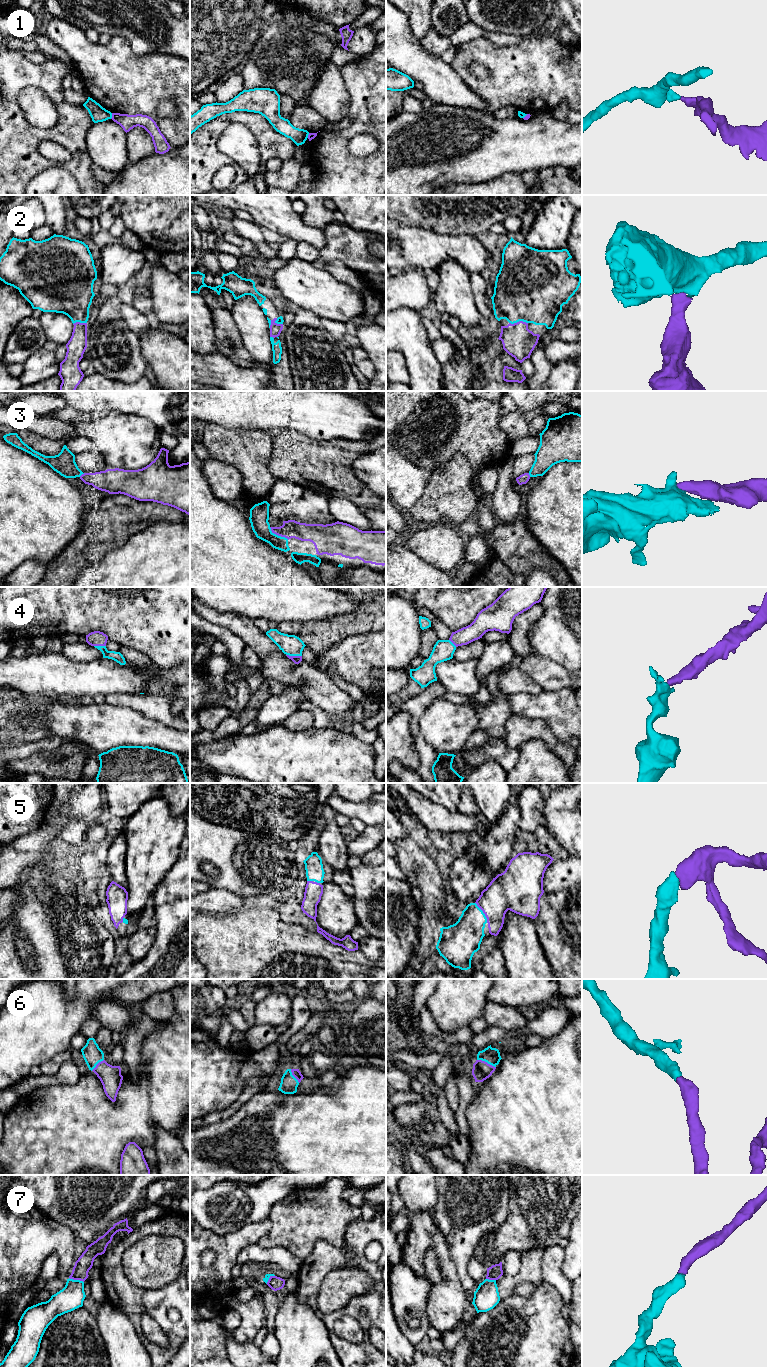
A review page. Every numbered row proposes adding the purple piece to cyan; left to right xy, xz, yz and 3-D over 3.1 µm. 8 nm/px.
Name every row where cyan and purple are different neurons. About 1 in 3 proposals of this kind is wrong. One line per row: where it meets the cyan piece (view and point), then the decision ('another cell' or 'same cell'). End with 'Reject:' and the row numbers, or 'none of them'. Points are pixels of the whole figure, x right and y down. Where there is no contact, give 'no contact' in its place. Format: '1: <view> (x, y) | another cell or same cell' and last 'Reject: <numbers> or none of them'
1: xy (111, 116) | another cell
2: yz (518, 321) | same cell
3: xz (277, 535) | same cell
4: xz (294, 655) | same cell
5: yz (482, 912) | same cell
6: yz (486, 1061) | same cell
7: xy (76, 1280) | same cell
Reject: 1

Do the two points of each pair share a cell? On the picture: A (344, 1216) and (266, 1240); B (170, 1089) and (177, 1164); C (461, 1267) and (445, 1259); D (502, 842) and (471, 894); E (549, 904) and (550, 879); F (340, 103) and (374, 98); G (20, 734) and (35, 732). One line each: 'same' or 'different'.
A: same
B: different
C: different
D: same
E: different
F: different
G: same

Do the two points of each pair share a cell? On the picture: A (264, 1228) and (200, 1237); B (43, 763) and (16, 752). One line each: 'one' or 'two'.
A: one
B: two

